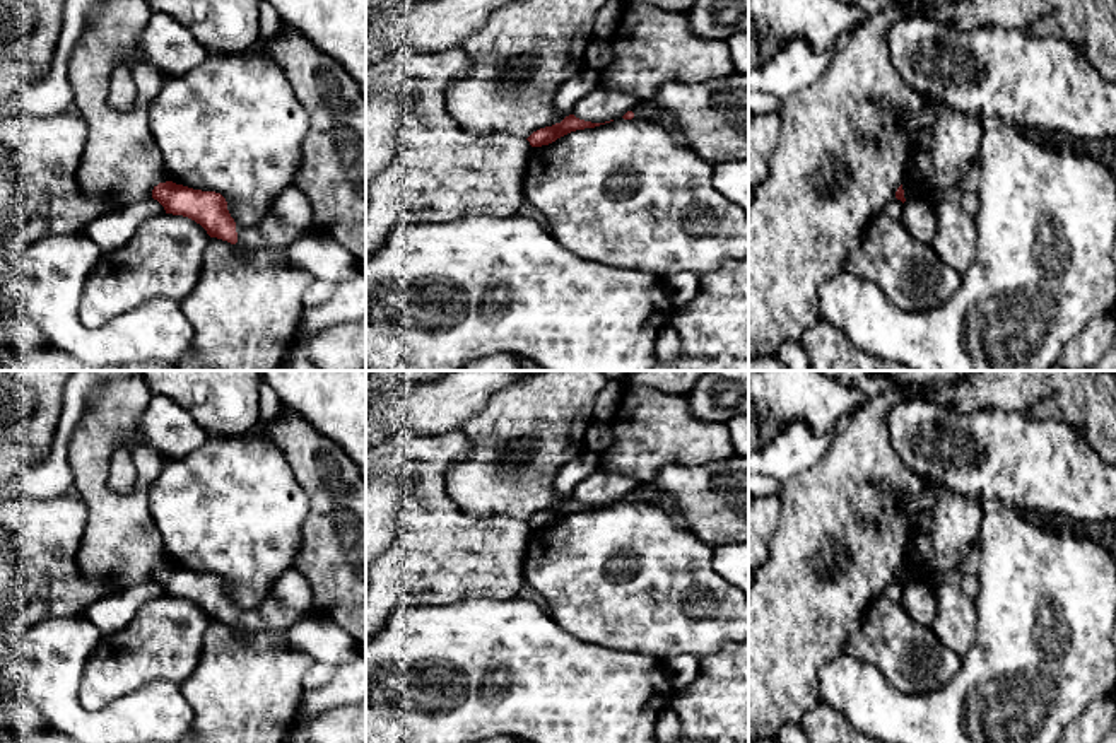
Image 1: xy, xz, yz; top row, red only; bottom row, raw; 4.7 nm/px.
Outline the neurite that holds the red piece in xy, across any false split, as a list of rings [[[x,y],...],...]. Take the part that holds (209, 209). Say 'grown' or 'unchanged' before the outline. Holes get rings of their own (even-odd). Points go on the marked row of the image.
grown; [[[173,181],[152,190],[166,214],[183,215],[200,224],[210,237],[251,249],[285,248],[299,237],[314,232],[314,212],[302,190],[296,184],[282,190],[267,215],[255,225],[239,225],[227,210],[220,193],[193,190]]]

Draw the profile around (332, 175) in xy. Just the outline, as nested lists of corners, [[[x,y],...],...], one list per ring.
[[[289,27],[267,43],[260,41],[256,48],[280,63],[311,118],[294,184],[306,193],[313,207],[314,231],[347,248],[357,260],[359,272],[366,275],[366,97],[342,65],[296,29]]]

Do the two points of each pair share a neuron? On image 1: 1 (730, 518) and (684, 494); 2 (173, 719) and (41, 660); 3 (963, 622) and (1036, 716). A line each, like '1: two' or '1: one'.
1: one
2: one
3: two

